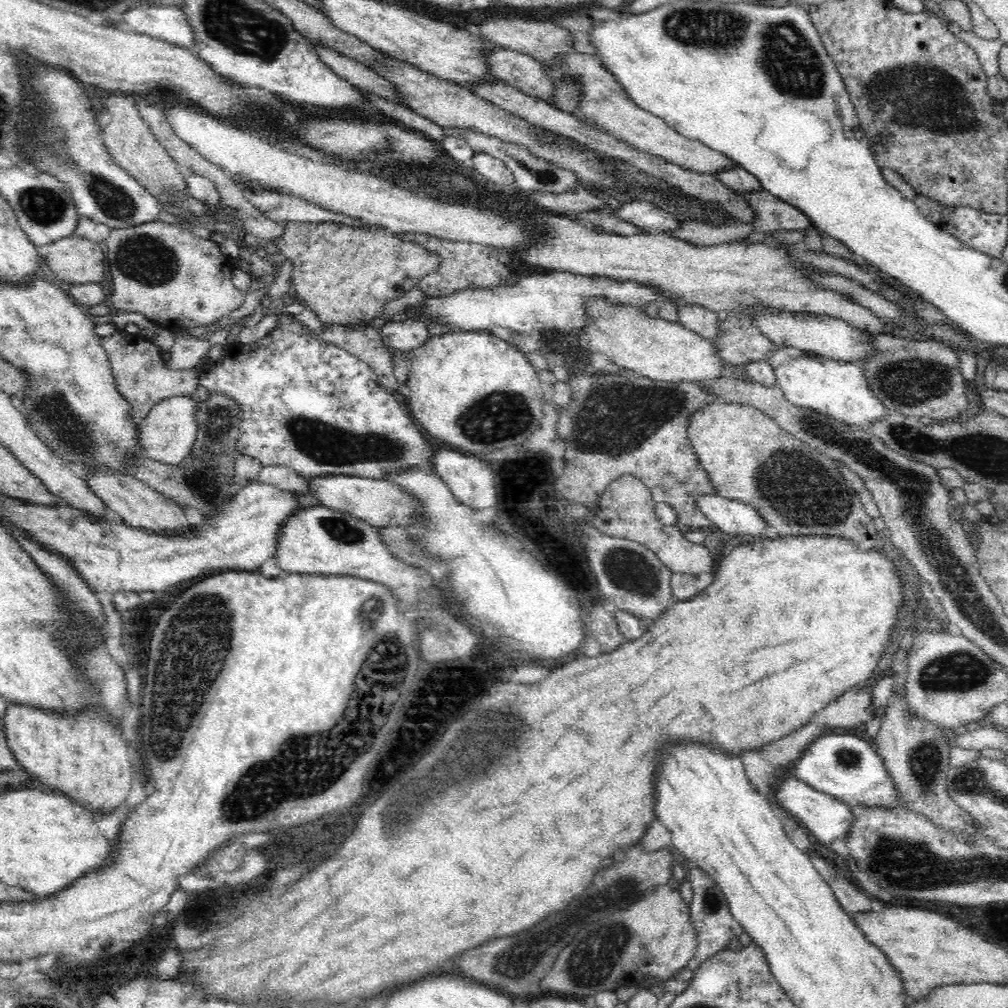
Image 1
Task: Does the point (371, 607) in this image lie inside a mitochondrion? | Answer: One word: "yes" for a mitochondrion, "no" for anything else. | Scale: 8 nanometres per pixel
yes

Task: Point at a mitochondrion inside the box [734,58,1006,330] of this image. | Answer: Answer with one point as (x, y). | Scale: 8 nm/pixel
(888, 91)

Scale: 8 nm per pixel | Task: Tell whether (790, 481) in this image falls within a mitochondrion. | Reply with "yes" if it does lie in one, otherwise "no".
yes

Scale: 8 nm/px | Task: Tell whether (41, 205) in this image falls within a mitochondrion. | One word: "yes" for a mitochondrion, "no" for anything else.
yes

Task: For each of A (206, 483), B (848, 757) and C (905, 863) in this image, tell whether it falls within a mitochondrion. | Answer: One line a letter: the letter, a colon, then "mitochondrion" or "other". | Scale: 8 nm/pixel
A: mitochondrion
B: mitochondrion
C: mitochondrion

